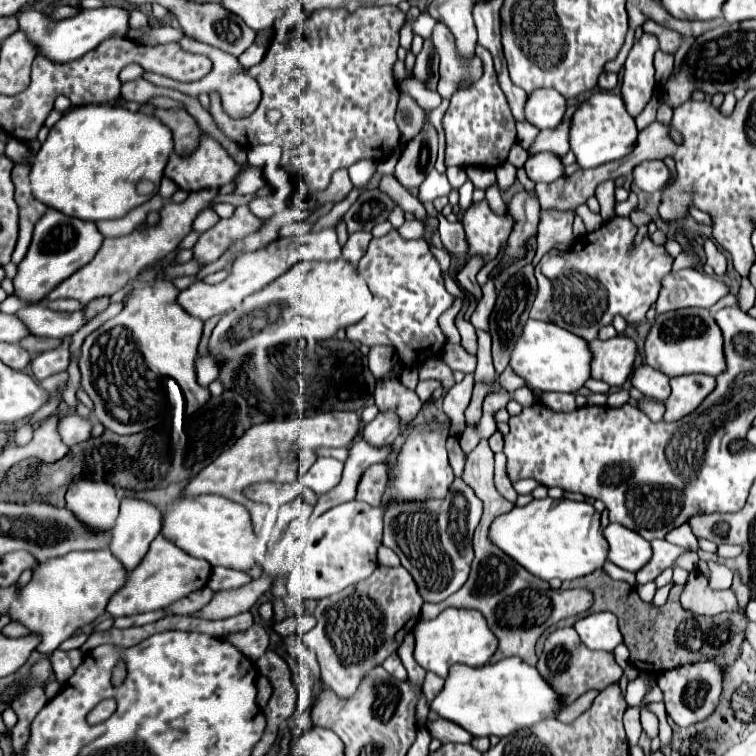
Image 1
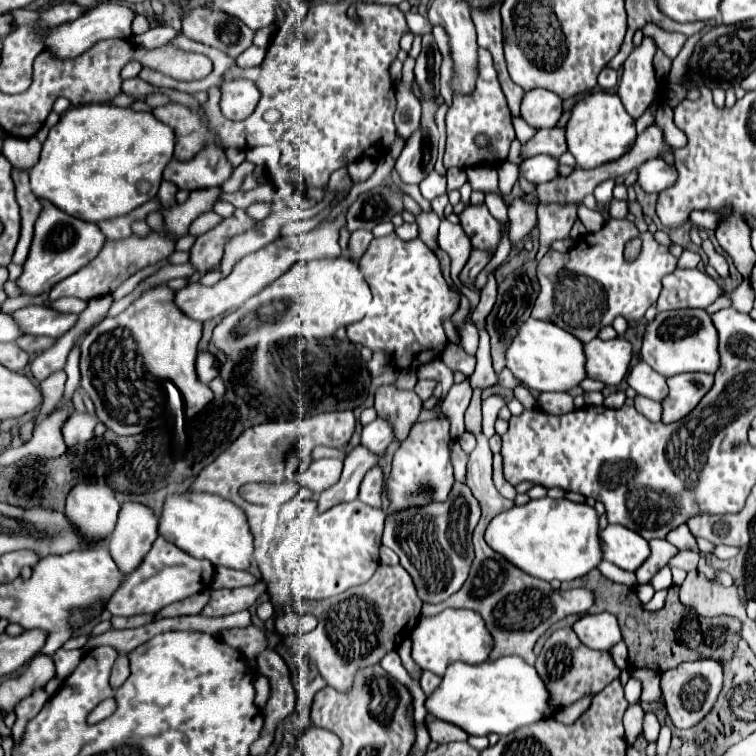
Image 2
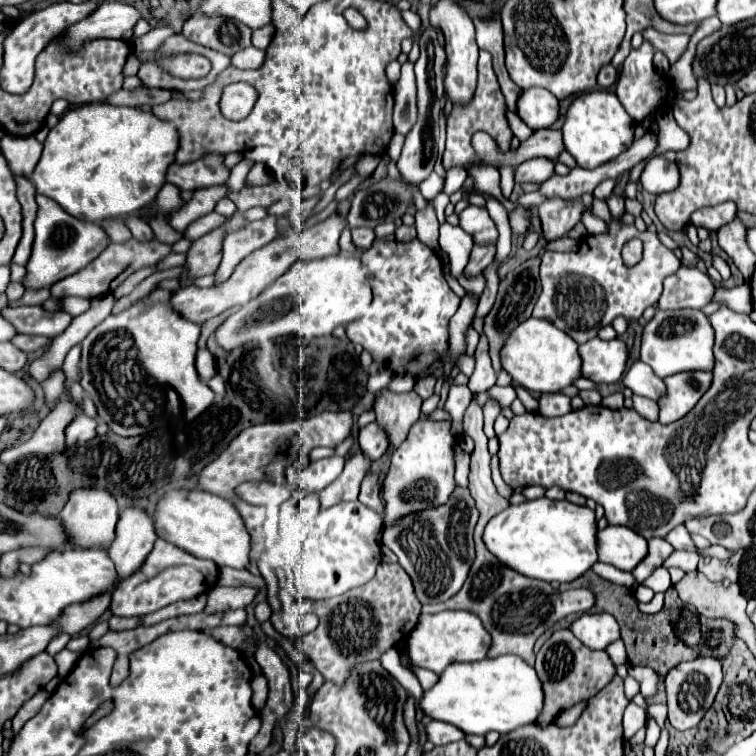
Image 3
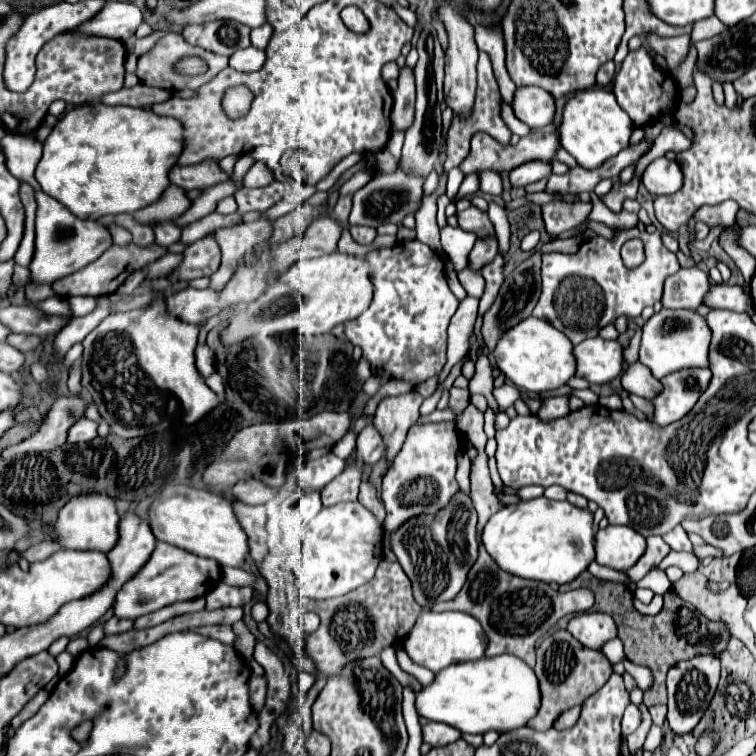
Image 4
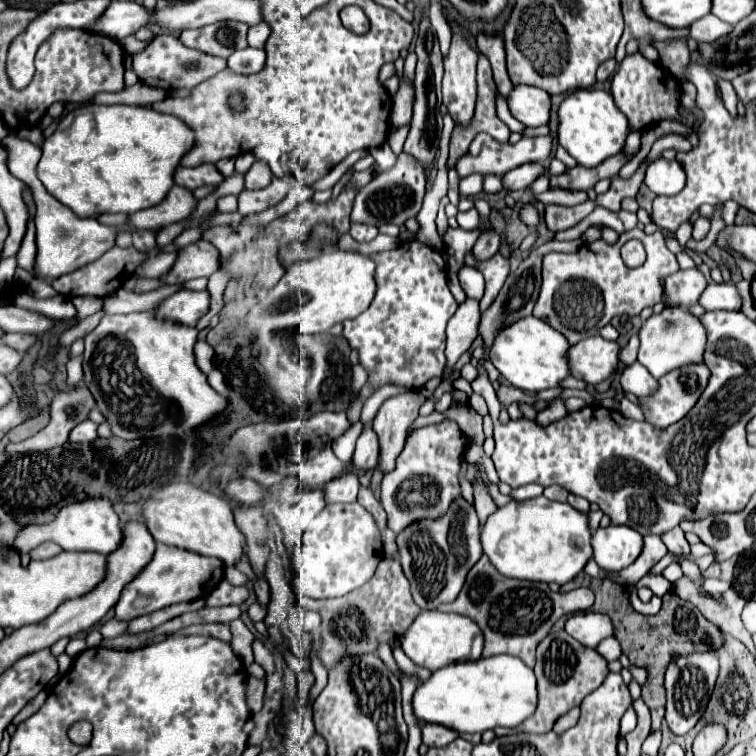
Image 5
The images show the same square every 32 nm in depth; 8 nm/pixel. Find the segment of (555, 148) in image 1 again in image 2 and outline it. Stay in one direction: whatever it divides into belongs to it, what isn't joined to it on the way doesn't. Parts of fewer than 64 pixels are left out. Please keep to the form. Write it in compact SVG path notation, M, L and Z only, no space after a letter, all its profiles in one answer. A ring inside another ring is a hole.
M558 126L552 130L538 130L536 136L522 146L524 158L532 158L536 154L550 154L554 158L560 158L564 152L568 152L566 144L566 126Z

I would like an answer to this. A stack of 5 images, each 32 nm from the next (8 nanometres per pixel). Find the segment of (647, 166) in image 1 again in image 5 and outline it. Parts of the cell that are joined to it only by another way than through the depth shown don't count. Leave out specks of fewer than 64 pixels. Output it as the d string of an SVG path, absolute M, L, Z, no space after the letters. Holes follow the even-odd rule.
M658 158L648 166L646 176L644 176L644 184L654 194L672 196L672 194L678 194L684 188L686 176L684 176L682 166L676 160L668 162L664 158Z

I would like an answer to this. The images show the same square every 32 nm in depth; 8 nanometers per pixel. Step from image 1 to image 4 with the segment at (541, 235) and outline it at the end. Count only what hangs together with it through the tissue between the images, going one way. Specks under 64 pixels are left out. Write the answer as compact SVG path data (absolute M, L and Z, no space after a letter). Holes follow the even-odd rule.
M552 200L542 206L544 228L552 238L558 238L562 232L568 232L578 224L582 224L584 218L590 214L590 210L592 210L592 204Z

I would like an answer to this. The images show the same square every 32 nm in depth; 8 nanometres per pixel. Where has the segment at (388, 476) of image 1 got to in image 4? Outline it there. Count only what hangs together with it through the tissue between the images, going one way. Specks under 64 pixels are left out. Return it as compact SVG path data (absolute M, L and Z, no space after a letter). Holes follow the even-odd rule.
M370 480L362 482L358 502L364 504L368 510L376 512L376 516L380 516L380 520L384 520L384 516L386 516L386 512L384 512L384 504L382 504L382 500L378 500L378 492L376 492L376 488L372 486Z

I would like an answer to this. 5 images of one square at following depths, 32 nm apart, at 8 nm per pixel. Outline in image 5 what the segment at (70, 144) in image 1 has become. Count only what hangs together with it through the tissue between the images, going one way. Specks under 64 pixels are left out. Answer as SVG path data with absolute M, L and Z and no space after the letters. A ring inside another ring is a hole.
M82 104L62 116L52 136L44 140L42 158L38 162L38 178L58 202L68 206L80 218L96 218L100 214L126 212L134 214L138 210L158 204L168 188L172 188L172 172L176 170L180 156L192 146L192 132L176 116L154 112L142 106L102 106L102 104Z

